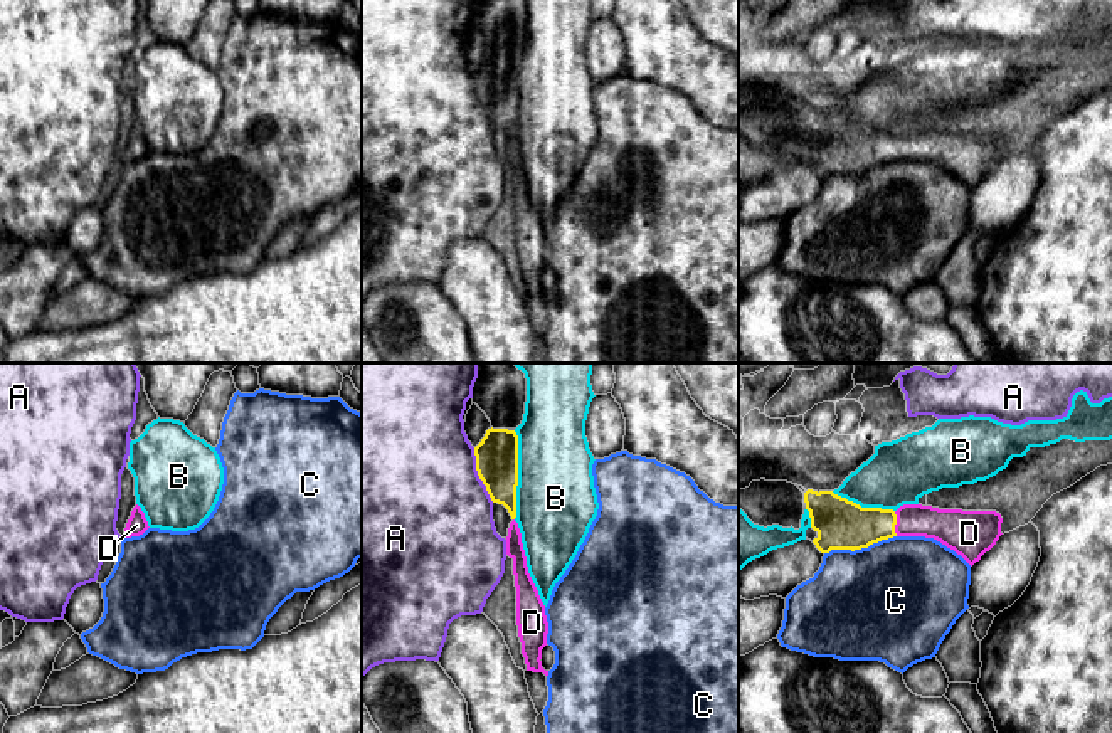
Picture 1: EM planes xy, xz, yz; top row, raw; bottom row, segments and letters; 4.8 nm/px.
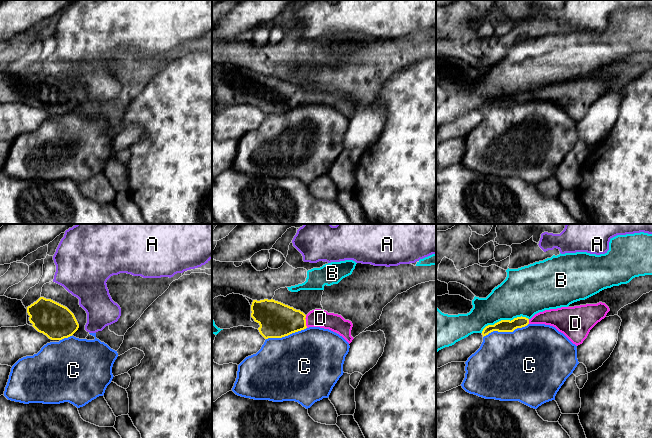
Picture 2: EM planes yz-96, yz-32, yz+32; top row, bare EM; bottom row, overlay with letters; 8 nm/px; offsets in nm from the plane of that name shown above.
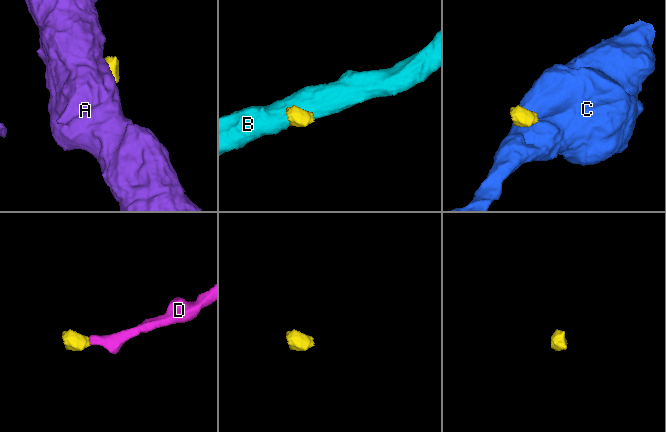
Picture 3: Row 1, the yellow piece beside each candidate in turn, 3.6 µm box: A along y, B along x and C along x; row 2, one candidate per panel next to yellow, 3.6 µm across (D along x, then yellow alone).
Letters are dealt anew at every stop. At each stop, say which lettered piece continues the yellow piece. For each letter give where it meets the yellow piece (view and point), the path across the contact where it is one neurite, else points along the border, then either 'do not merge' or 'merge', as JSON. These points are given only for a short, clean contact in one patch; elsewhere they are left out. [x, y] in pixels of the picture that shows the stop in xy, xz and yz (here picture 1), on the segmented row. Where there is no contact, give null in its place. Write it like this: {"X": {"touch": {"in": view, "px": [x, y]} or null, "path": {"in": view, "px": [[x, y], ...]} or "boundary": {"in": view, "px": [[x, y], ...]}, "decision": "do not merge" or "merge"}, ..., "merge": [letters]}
{"A": {"touch": {"in": "xz", "px": [478, 474]}, "boundary": {"in": "xz", "px": [[473, 448], [478, 478], [493, 501]]}, "decision": "do not merge"}, "B": {"touch": {"in": "xz", "px": [517, 474]}, "boundary": {"in": "xz", "px": [[513, 431], [517, 436], [515, 518]]}, "decision": "do not merge"}, "C": {"touch": {"in": "yz", "px": [860, 548]}, "boundary": {"in": "yz", "px": [[895, 535], [867, 547], [830, 550], [825, 553]]}, "decision": "do not merge"}, "D": {"touch": {"in": "yz", "px": [895, 523]}, "path": {"in": "yz", "px": [[843, 525], [895, 523], [939, 523], [947, 527]]}, "decision": "merge"}, "merge": ["D"]}

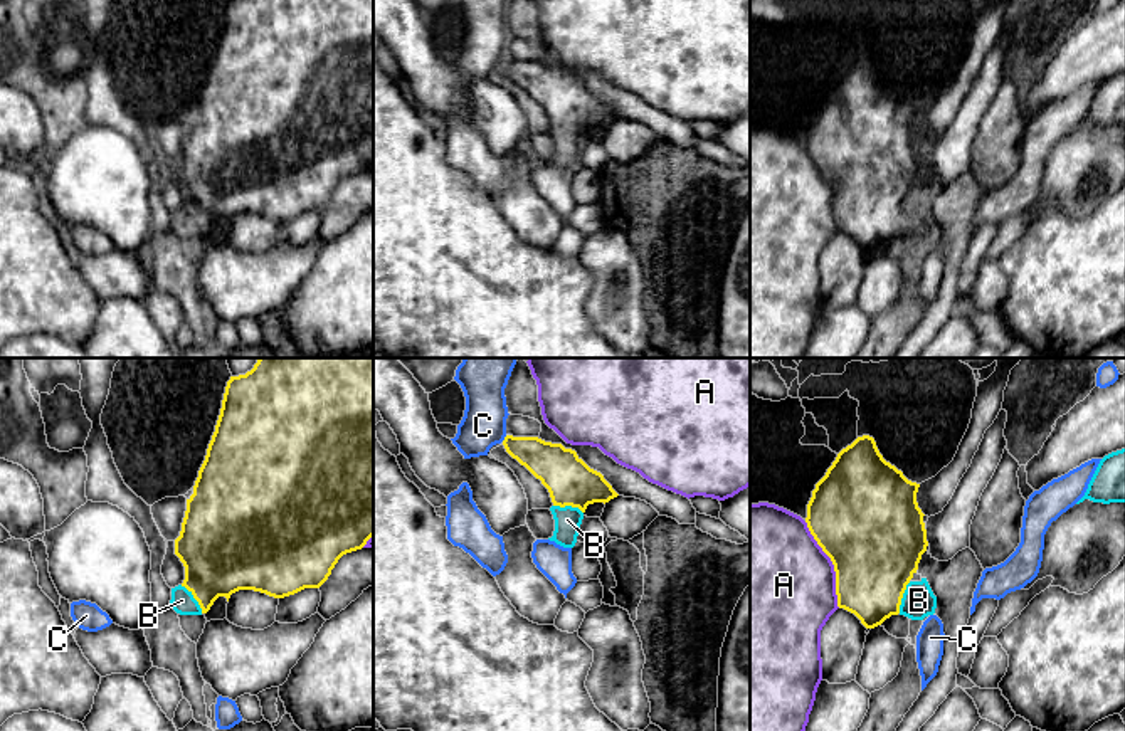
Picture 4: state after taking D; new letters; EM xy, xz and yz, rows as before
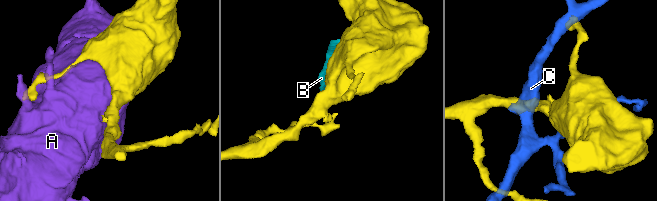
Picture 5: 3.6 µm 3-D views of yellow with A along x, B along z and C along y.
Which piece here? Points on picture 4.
{"A": {"touch": {"in": "yz", "px": [833, 563]}, "decision": "do not merge"}, "B": {"touch": {"in": "xy", "px": [194, 597]}, "path": {"in": "xy", "px": [[222, 553], [194, 597], [182, 600]]}, "decision": "merge"}, "C": {"touch": {"in": "xz", "px": [505, 439]}, "decision": "do not merge"}, "merge": ["B"]}

